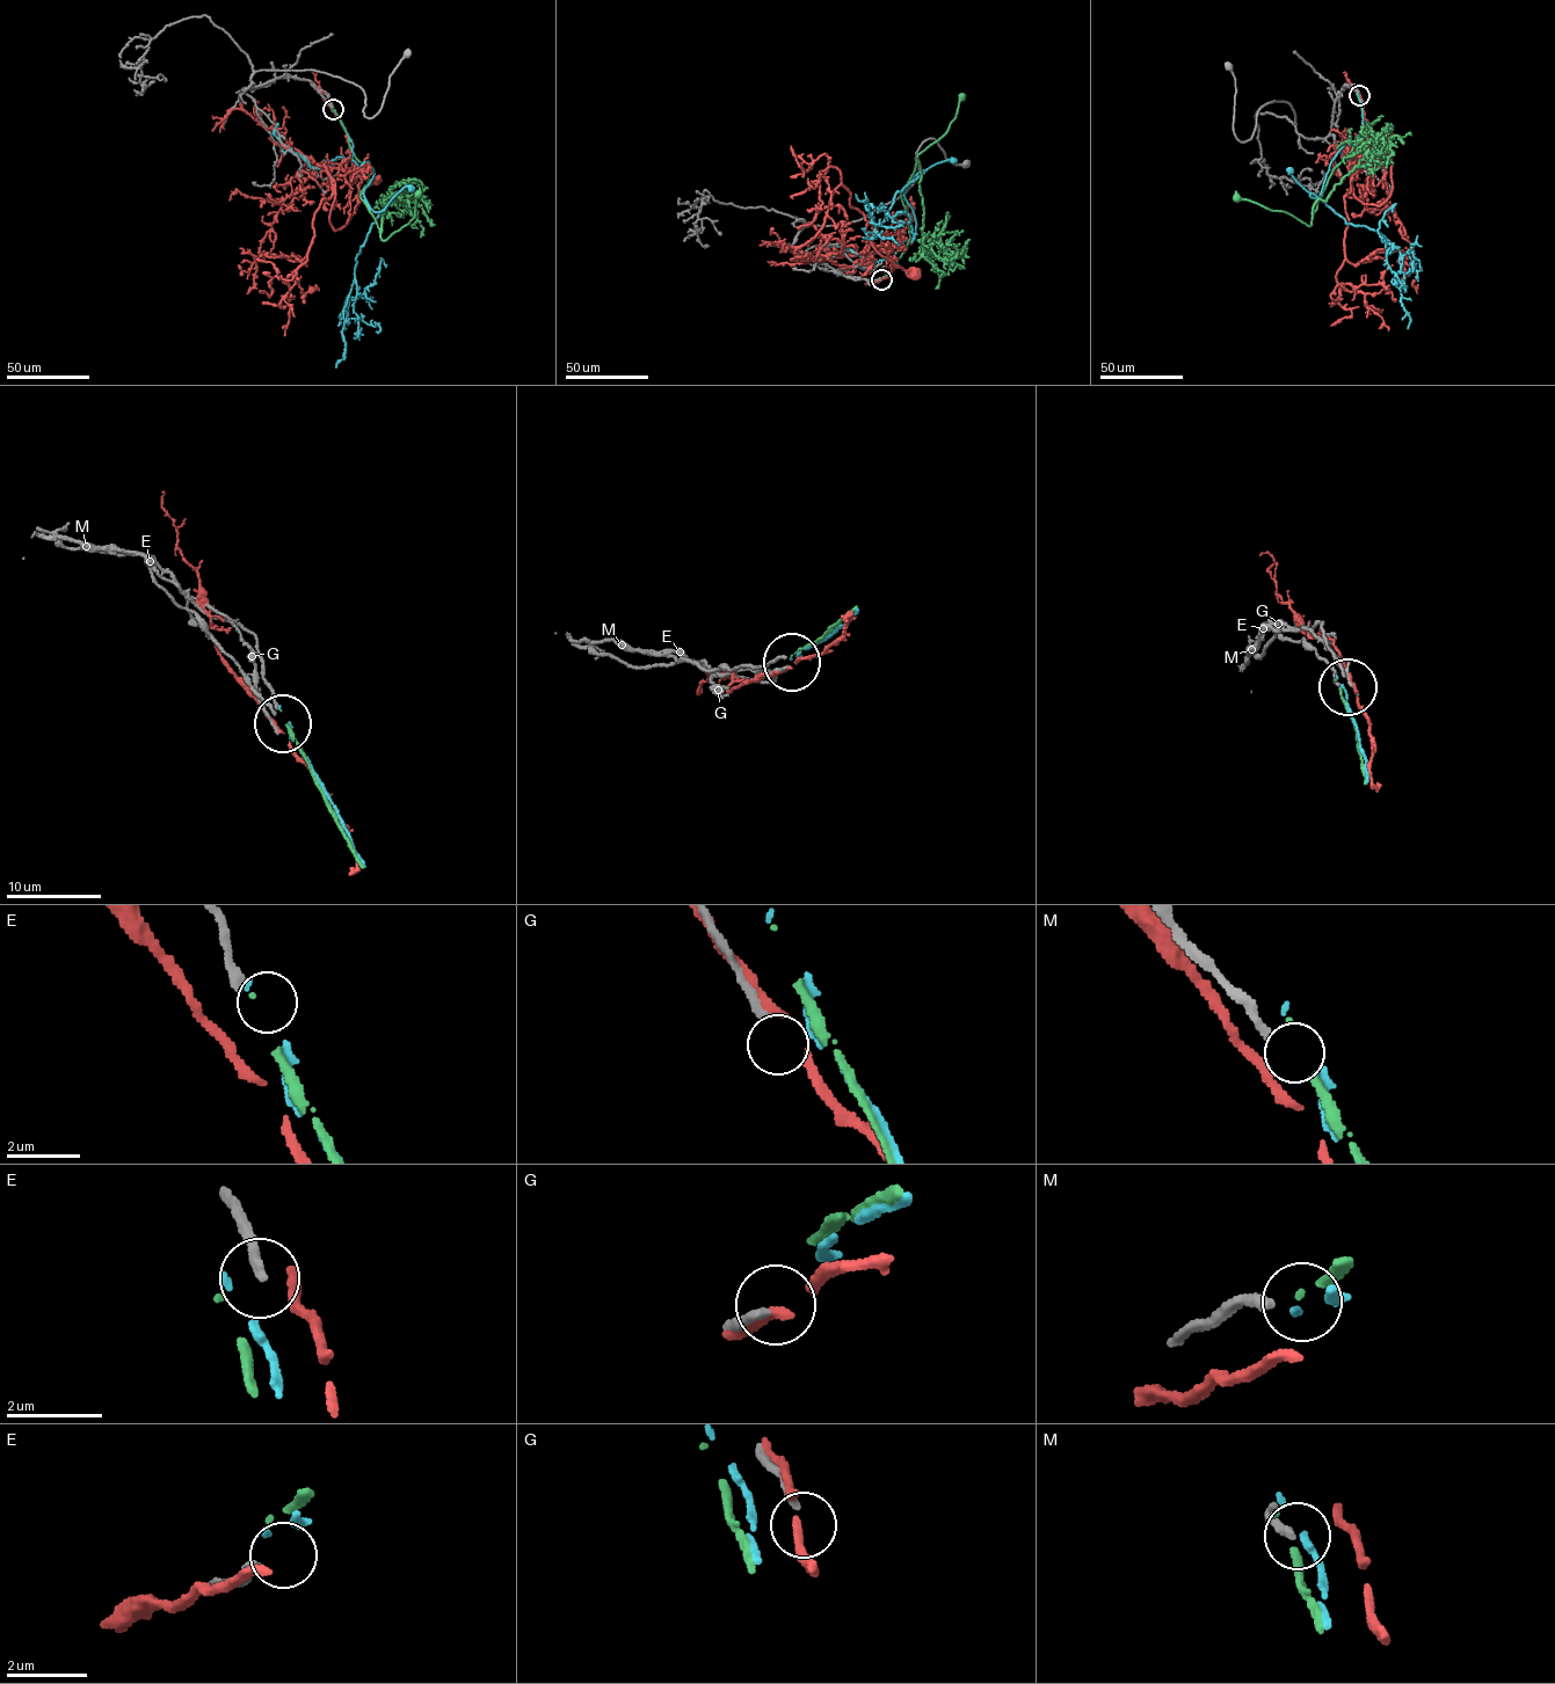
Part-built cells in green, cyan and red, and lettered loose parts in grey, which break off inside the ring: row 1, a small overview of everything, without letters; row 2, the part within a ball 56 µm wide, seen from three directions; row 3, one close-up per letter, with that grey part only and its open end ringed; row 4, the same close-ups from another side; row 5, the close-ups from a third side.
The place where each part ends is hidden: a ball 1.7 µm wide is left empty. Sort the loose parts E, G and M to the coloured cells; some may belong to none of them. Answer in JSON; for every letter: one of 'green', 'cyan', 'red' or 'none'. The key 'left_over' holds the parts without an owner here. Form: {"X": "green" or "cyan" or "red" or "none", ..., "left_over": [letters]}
{"E": "none", "G": "none", "M": "none", "left_over": ["E", "G", "M"]}

